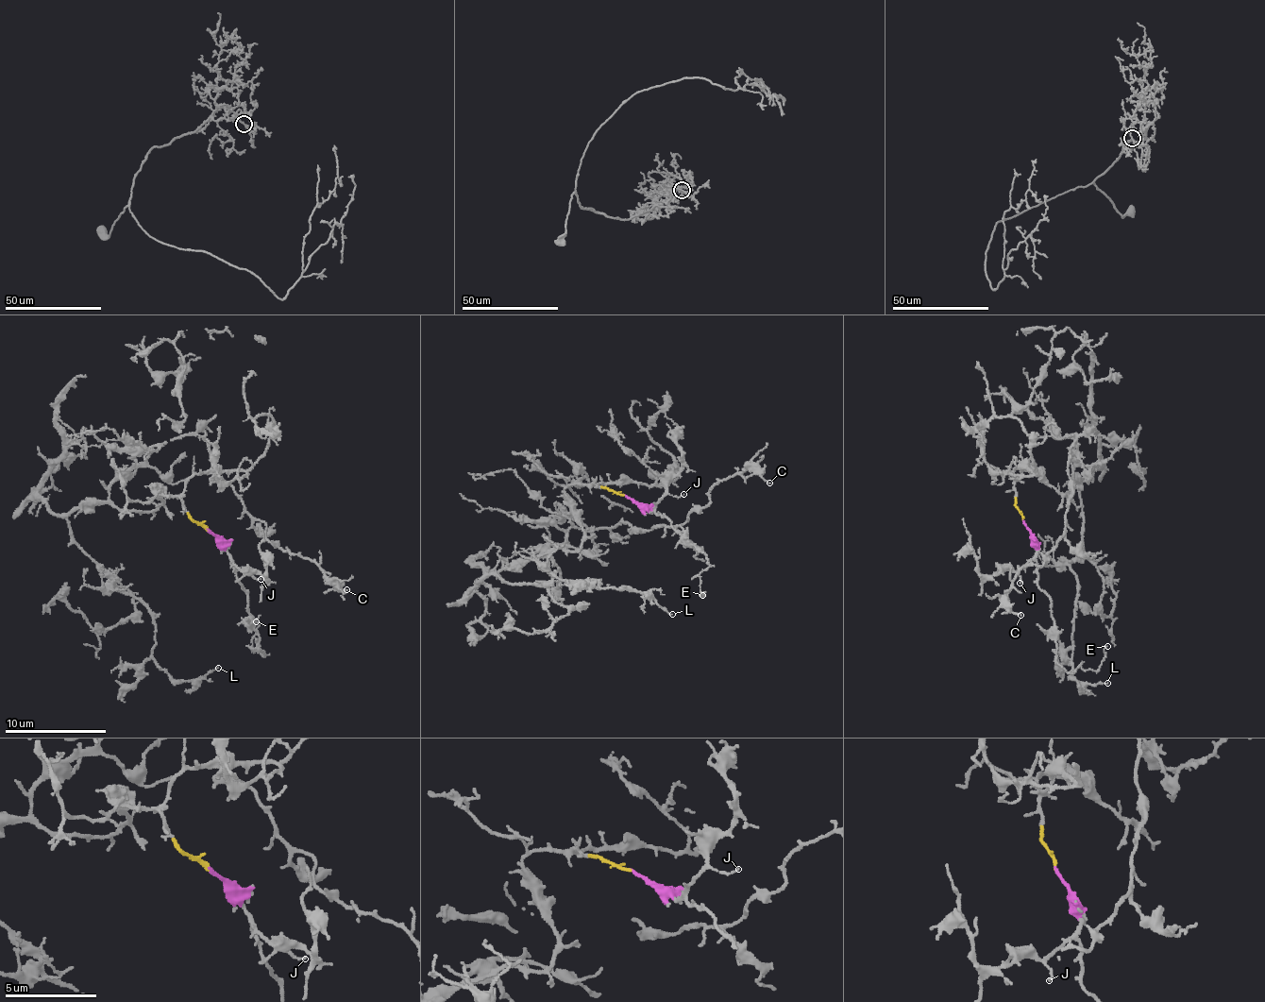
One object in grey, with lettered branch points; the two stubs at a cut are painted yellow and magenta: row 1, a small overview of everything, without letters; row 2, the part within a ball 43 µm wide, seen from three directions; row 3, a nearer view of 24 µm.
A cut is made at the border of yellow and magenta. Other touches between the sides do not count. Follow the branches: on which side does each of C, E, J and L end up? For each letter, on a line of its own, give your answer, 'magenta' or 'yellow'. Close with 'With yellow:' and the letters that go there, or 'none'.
C: yellow
E: magenta
J: magenta
L: yellow
With yellow: C, L

